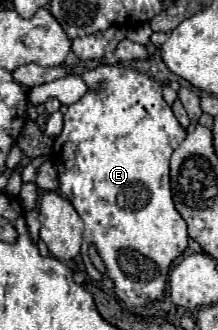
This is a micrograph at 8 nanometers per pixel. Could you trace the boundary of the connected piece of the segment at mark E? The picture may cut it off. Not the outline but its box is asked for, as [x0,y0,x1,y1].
[52,64,188,304]

